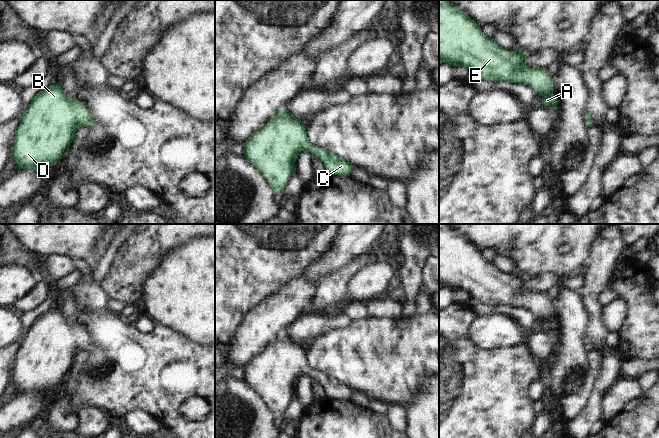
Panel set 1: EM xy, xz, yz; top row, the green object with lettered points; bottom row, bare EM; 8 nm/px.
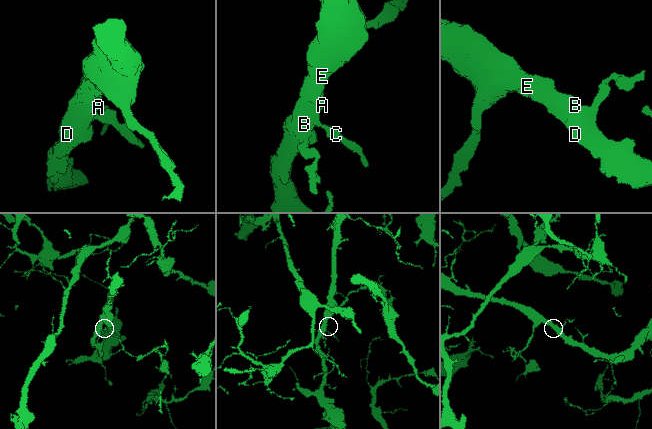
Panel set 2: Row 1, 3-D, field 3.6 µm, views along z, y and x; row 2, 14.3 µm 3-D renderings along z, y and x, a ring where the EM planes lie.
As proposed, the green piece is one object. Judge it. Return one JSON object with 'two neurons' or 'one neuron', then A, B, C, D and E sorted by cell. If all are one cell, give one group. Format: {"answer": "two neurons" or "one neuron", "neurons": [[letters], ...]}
{"answer": "one neuron", "neurons": [["A", "B", "C", "D", "E"]]}

